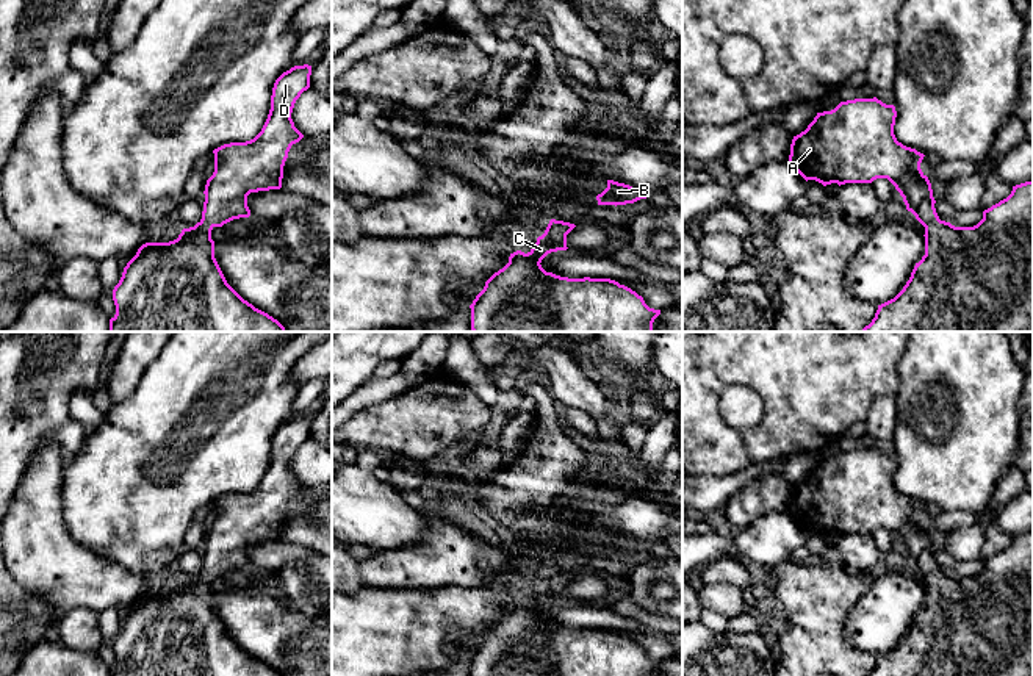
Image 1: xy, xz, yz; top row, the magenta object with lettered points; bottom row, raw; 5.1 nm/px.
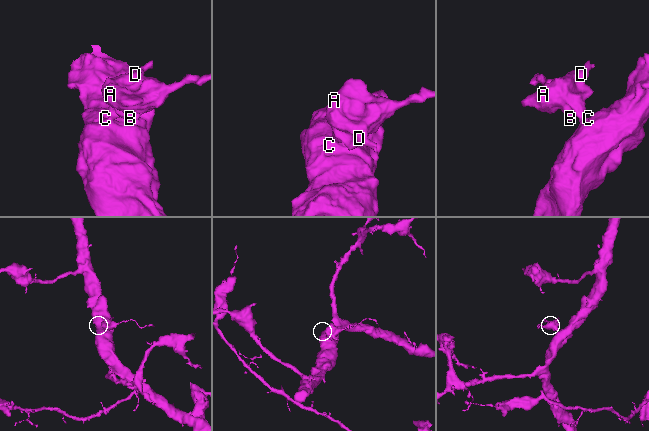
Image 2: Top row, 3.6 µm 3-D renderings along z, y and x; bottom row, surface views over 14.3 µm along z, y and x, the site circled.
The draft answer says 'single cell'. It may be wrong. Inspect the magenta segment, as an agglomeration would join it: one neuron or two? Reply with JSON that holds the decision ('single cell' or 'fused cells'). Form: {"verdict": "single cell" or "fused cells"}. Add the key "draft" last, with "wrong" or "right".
{"verdict": "single cell", "draft": "right"}

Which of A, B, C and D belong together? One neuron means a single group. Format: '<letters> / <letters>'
A B C D

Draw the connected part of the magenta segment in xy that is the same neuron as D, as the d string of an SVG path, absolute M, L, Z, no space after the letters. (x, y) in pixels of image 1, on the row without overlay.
M294 416L274 433L271 460L261 482L250 491L230 493L213 501L214 523L205 535L202 570L183 579L169 593L146 593L124 618L113 640L116 665L110 676L282 676L268 663L244 651L225 631L216 609L211 581L249 568L250 543L280 540L283 516L293 494L304 485L294 477L296 451L310 438L311 416Z

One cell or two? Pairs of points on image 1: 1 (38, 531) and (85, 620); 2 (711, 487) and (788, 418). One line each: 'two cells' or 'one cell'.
1: two cells
2: two cells

